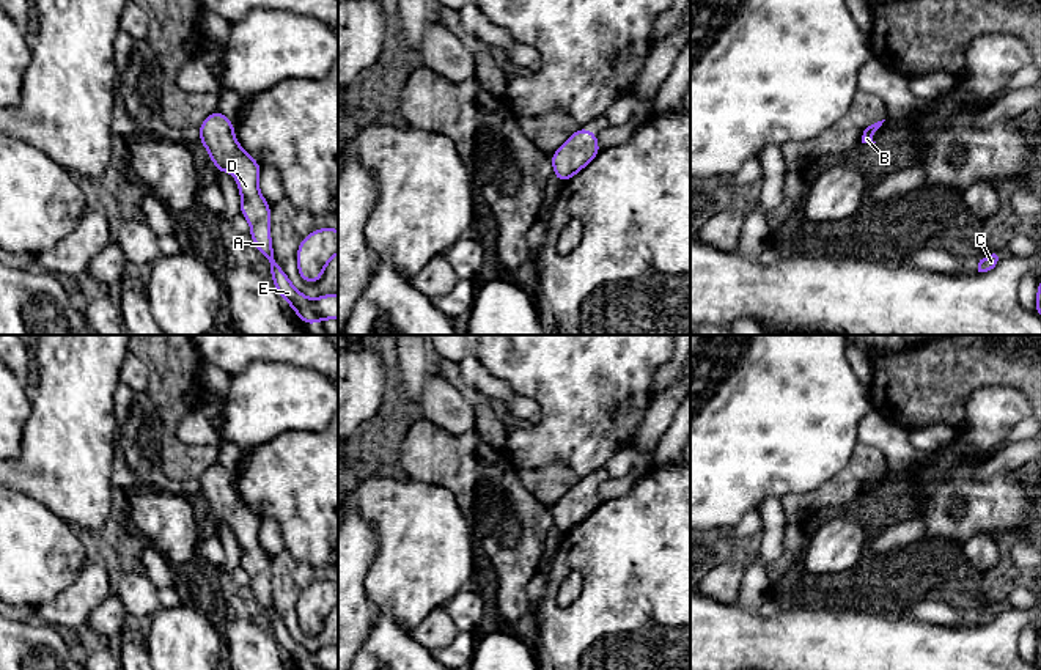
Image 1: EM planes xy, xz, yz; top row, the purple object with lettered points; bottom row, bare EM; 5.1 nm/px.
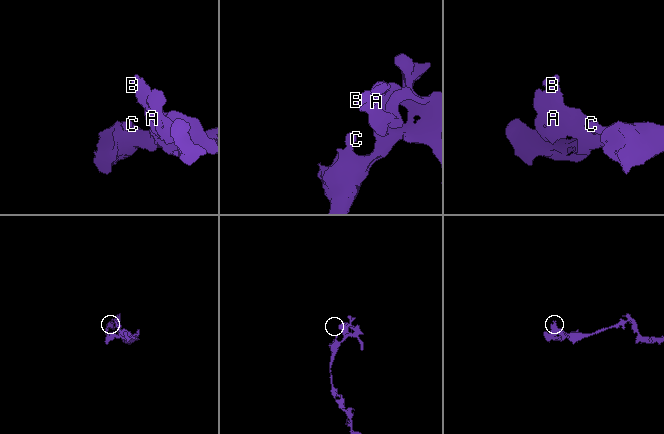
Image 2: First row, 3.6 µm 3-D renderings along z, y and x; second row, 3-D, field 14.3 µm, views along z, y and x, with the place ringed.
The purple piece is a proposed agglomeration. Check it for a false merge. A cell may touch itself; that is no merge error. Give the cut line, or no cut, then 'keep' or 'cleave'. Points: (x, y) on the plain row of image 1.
no cut | keep

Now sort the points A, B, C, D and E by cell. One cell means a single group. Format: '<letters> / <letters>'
A B C D E

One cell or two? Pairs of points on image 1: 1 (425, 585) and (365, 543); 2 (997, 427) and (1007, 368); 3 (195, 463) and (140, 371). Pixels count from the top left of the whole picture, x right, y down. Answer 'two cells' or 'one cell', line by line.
1: two cells
2: two cells
3: two cells

